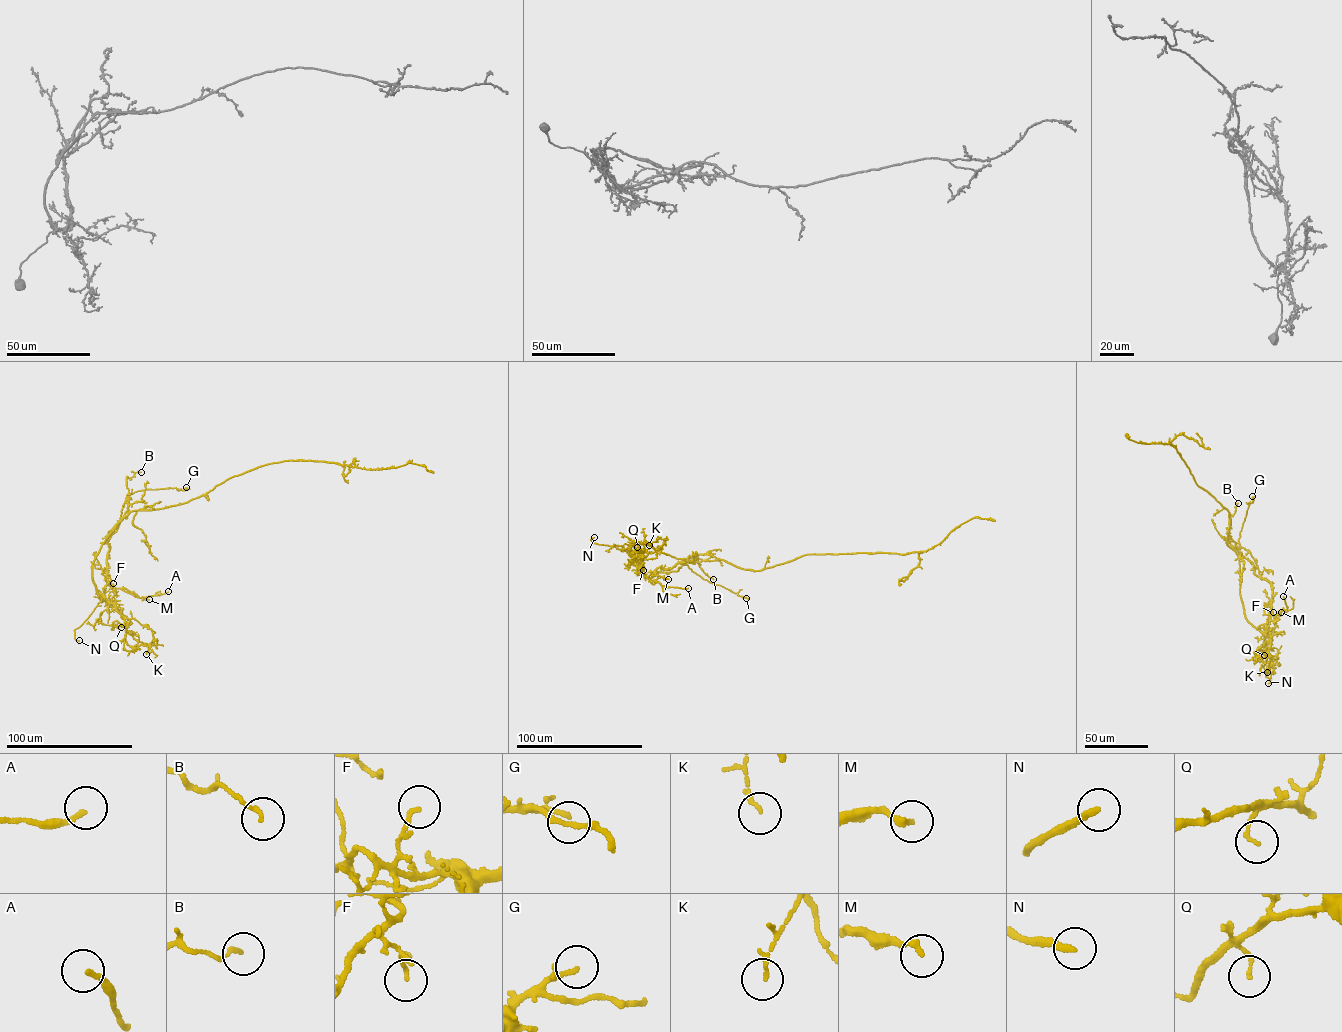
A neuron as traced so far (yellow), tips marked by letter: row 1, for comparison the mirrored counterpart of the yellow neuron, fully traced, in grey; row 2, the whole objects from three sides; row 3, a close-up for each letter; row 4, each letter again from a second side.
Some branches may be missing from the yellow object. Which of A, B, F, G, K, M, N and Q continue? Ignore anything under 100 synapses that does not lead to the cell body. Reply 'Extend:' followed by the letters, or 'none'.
Extend: N

